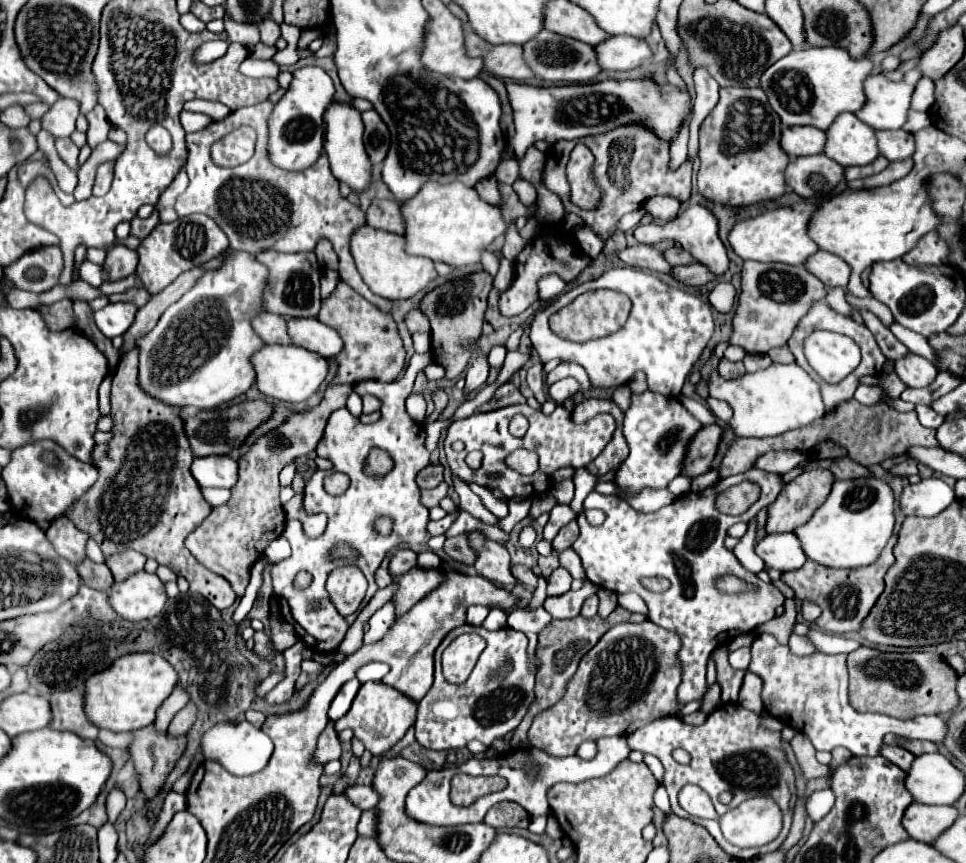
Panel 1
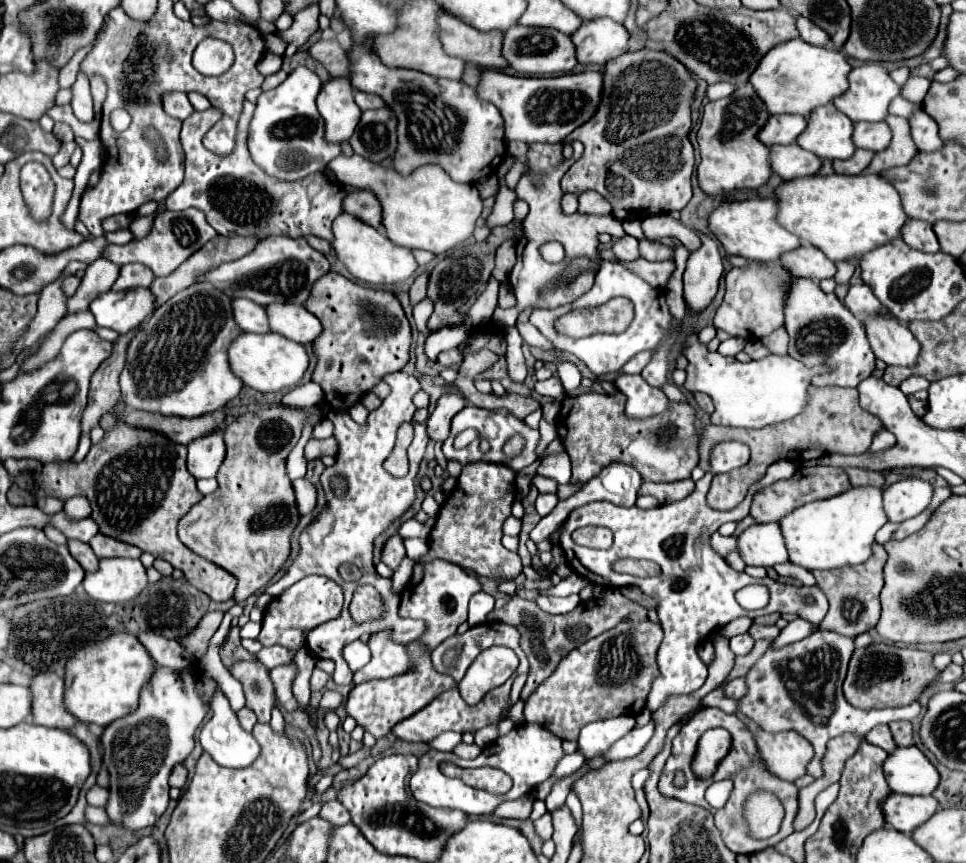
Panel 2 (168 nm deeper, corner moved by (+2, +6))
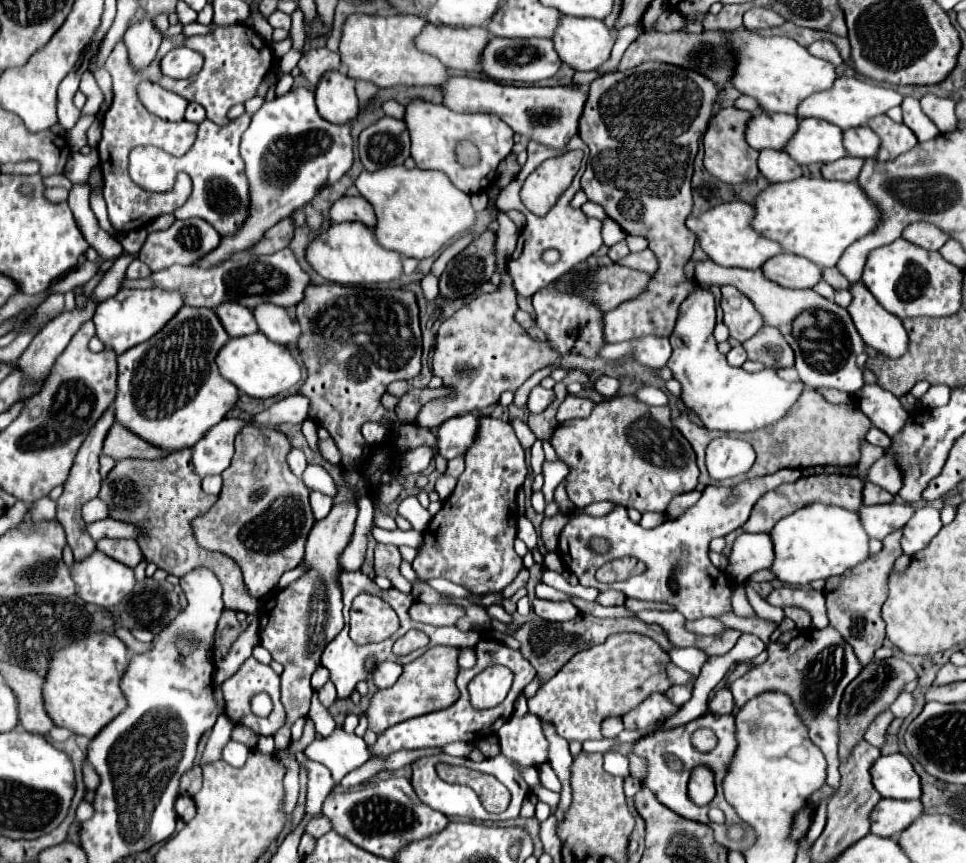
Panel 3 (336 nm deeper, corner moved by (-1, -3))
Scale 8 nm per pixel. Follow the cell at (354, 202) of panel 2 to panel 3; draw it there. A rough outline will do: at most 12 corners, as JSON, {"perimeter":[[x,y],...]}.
{"perimeter":[[341,197],[329,209],[333,223],[361,221],[375,227],[375,211],[363,197]]}

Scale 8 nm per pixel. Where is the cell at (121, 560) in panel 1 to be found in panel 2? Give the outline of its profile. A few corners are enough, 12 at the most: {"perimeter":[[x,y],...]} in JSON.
{"perimeter":[[96,534],[90,546],[98,558],[140,558],[140,548]]}

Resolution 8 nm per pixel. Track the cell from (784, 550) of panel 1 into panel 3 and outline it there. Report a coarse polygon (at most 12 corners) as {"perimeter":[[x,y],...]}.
{"perimeter":[[767,533],[737,535],[725,575],[743,583],[769,569],[773,543]]}

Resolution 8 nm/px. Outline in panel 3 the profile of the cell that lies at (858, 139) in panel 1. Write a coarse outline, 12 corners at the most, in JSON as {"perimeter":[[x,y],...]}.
{"perimeter":[[823,119],[799,121],[785,151],[799,165],[847,155],[843,131]]}

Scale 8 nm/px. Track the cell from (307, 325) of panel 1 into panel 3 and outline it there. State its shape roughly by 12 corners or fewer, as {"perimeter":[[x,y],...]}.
{"perimeter":[[257,305],[259,331],[281,345],[297,343],[299,323],[285,307]]}

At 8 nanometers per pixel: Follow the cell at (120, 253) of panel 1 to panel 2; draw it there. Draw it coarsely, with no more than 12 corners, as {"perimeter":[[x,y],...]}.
{"perimeter":[[98,258],[86,268],[68,314],[86,310],[112,288],[120,266]]}

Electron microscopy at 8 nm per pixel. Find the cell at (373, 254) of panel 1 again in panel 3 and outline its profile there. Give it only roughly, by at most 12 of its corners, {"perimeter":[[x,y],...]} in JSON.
{"perimeter":[[359,221],[333,223],[305,249],[323,279],[385,283],[401,255]]}

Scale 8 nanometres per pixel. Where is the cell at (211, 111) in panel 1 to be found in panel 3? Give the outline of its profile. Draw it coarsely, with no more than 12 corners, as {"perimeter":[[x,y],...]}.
{"perimeter":[[189,103],[185,121],[201,123],[205,109],[199,103]]}

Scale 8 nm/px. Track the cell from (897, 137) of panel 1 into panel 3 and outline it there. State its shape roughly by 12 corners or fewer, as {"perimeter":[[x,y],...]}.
{"perimeter":[[869,127],[845,129],[851,157],[875,157],[881,145]]}

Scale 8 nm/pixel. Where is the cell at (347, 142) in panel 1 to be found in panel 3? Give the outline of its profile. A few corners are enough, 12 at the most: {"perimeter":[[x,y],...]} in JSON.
{"perimeter":[[341,71],[321,75],[315,101],[331,123],[359,113],[355,81]]}

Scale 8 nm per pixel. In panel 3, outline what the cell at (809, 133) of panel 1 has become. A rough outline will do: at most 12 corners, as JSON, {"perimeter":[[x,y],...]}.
{"perimeter":[[759,111],[745,131],[757,151],[783,149],[797,117]]}

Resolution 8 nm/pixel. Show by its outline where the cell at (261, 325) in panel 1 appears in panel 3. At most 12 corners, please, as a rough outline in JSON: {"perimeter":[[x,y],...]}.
{"perimeter":[[231,301],[215,313],[229,337],[259,331],[253,313]]}

